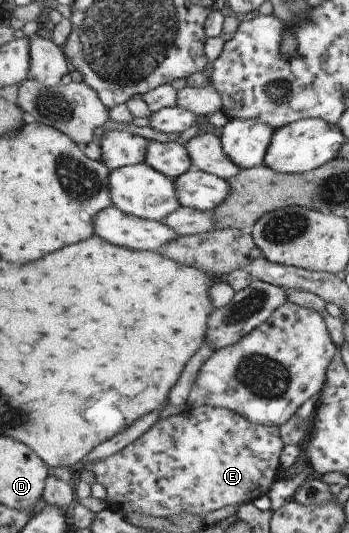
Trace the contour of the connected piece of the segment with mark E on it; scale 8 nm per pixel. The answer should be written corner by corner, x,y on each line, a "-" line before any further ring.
189,407
188,410
159,419
129,447
103,461
87,463
84,469
91,471
96,481
107,488
108,507
117,512
133,511
151,517
191,513
205,517
223,507
243,505
267,495
281,471
285,470
281,468
283,449
285,443
281,439
280,427
253,423
227,408

